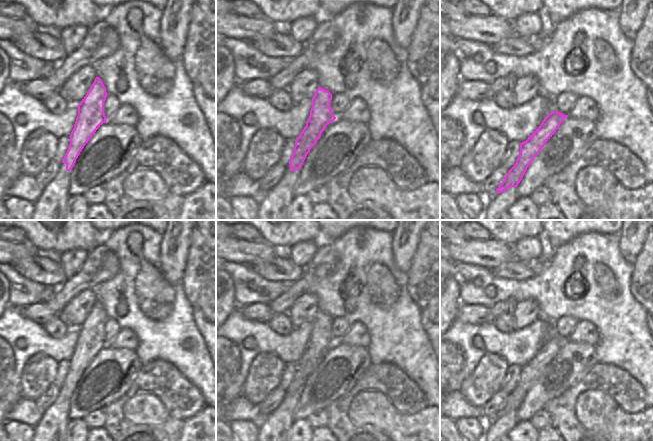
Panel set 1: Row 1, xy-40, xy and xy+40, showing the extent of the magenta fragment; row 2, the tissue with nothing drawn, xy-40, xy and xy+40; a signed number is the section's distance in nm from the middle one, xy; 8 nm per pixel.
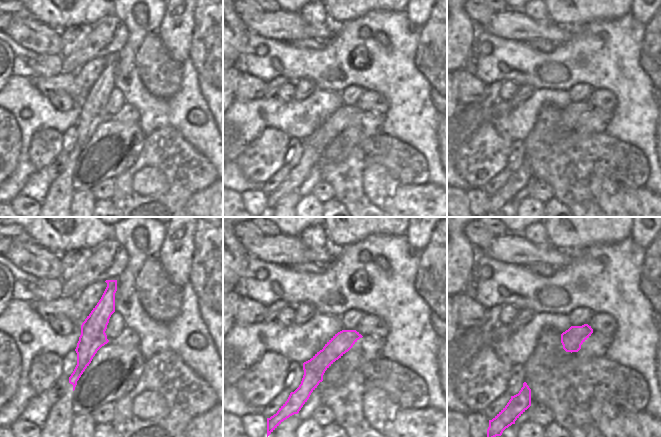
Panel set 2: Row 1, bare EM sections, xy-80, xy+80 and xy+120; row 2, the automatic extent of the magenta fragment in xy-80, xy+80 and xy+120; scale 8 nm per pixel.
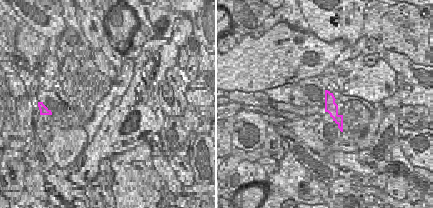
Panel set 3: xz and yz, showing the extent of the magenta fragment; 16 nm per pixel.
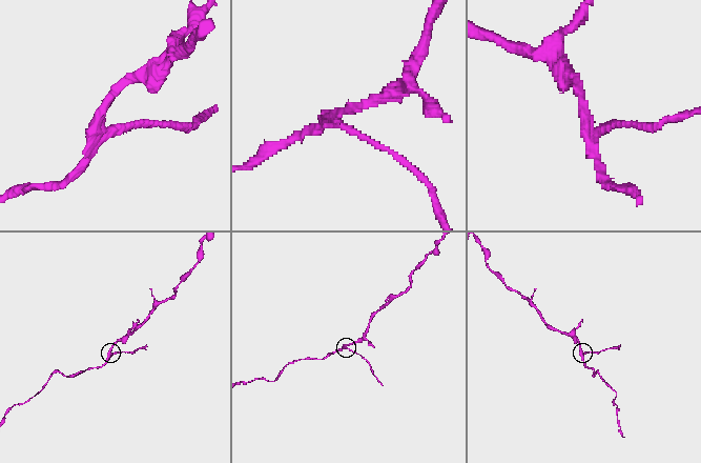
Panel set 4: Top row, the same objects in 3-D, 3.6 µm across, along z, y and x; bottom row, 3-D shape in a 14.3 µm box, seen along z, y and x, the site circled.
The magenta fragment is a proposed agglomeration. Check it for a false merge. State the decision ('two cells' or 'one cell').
two cells

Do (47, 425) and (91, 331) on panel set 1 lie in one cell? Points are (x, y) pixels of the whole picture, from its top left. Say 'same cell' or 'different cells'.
same cell

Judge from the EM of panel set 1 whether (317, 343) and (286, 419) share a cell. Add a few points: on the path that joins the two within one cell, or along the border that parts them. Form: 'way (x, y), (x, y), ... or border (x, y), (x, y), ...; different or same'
way (305, 362), (294, 382), (293, 395), (290, 400); same

